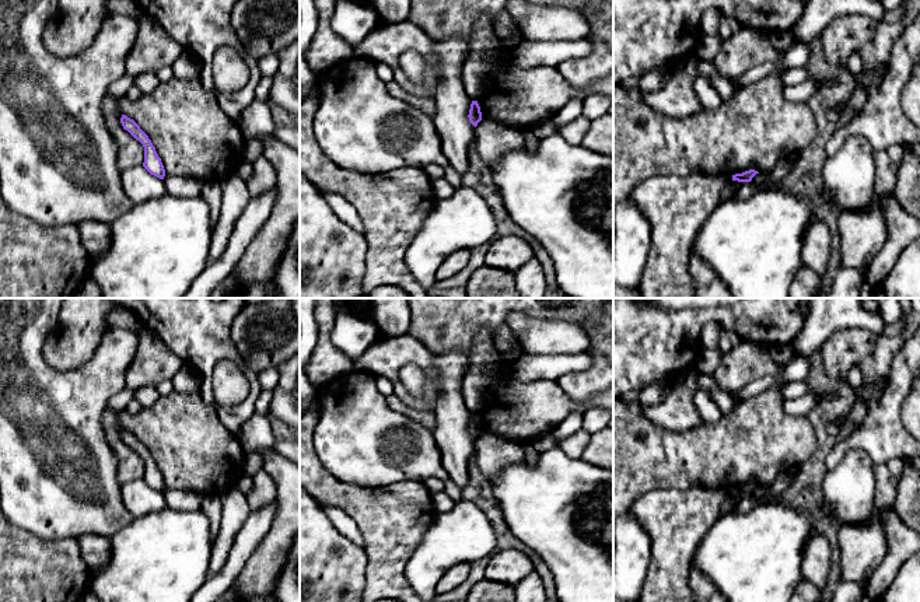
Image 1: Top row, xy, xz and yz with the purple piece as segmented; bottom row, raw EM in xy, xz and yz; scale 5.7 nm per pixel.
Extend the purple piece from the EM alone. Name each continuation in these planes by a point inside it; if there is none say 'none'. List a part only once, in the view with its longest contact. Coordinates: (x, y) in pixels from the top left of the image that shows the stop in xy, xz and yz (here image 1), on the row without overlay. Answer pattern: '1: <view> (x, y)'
none

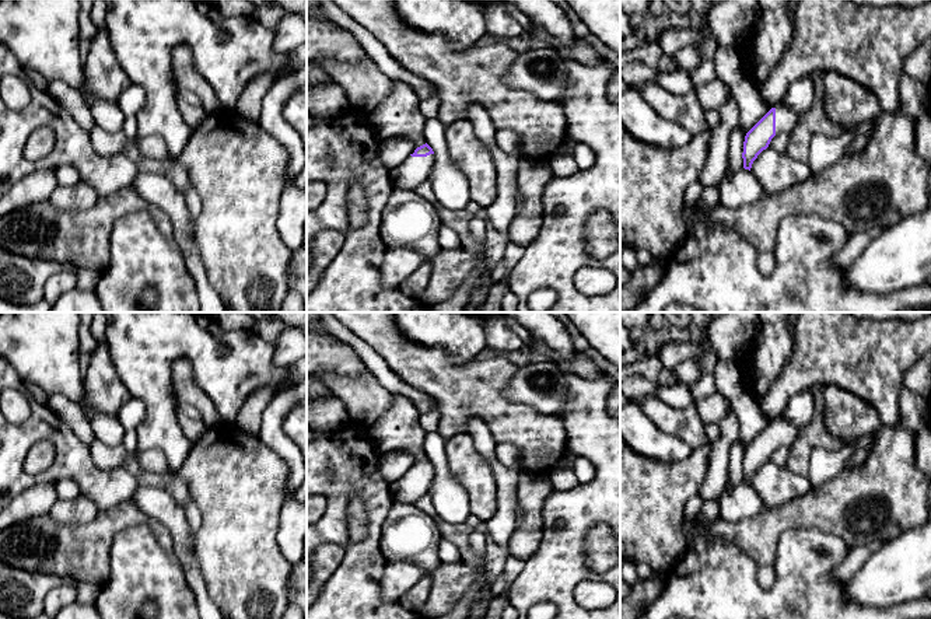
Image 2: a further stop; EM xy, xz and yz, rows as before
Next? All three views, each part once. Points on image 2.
1: yz (787, 432)

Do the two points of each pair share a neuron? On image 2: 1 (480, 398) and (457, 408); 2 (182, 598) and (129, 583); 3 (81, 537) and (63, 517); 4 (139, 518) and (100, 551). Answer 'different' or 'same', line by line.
1: same
2: same
3: different
4: same

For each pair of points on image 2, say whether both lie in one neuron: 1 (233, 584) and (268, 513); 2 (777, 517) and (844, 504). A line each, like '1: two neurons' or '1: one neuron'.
1: one neuron
2: one neuron

